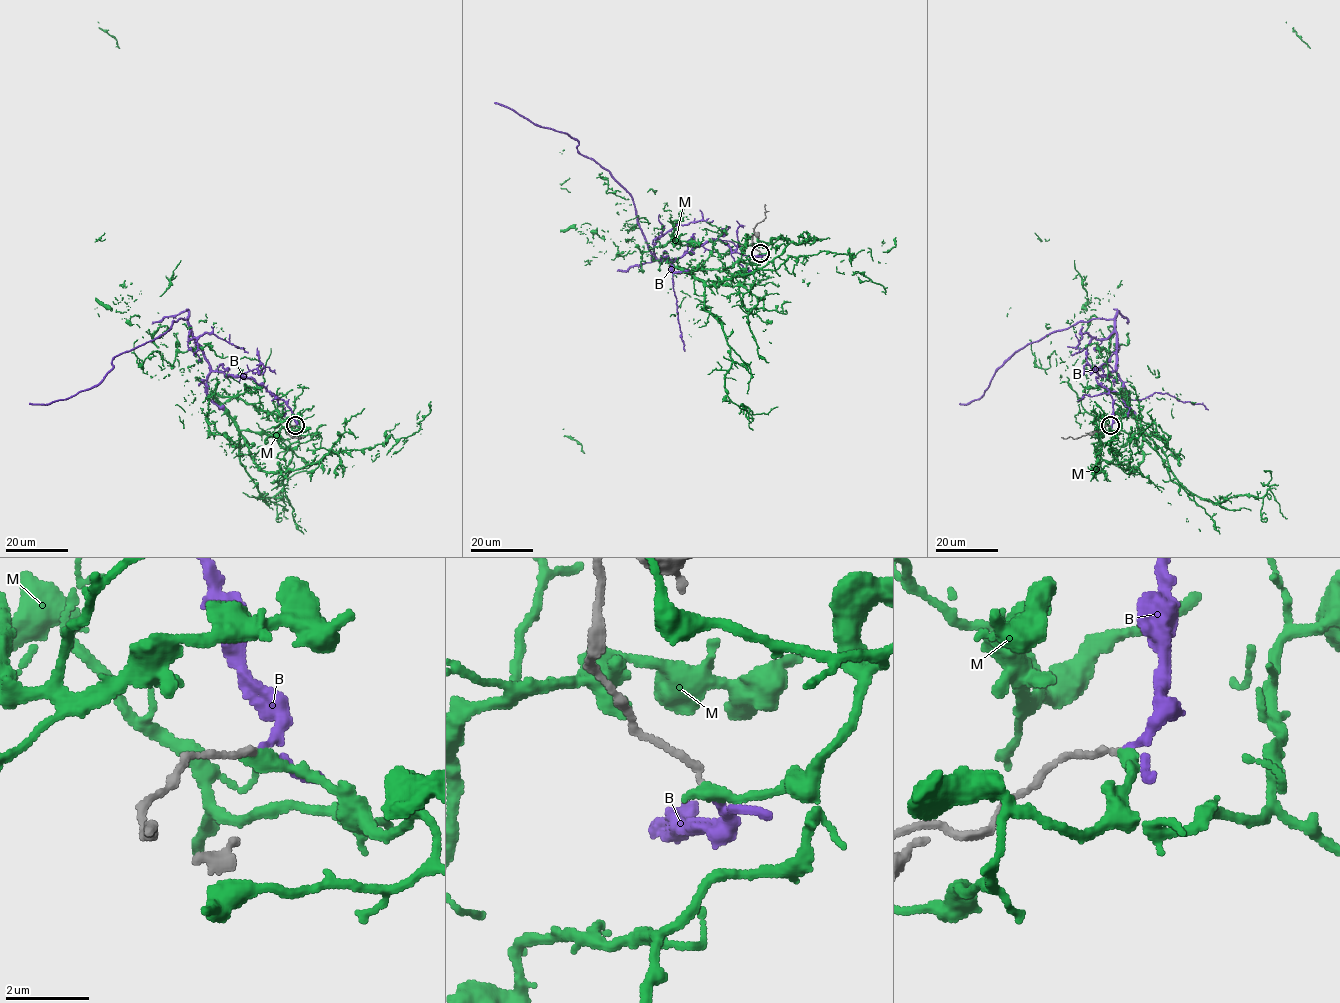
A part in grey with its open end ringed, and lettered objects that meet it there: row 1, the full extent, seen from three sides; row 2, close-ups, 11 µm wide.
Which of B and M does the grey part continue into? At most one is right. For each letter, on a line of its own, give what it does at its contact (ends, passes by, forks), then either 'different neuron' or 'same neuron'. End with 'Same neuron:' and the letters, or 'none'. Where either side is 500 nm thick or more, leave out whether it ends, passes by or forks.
B: it passes by | same neuron
M: it ends | different neuron
Same neuron: B

